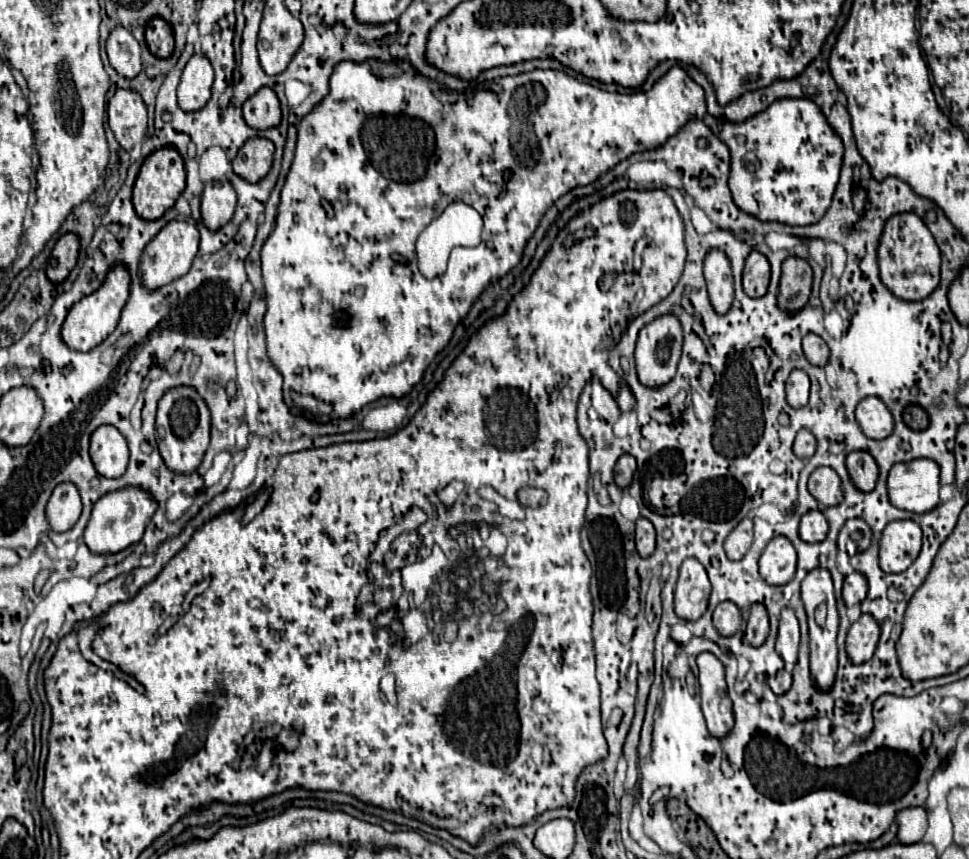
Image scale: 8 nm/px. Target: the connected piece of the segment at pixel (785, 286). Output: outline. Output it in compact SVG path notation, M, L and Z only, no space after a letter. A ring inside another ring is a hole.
M797 256L787 258L781 268L777 306L789 314L799 312L809 302L811 278L813 272L807 260L801 260Z

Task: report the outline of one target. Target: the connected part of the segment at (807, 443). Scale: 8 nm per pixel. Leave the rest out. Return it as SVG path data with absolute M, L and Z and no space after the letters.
M805 428L799 430L797 436L795 436L795 442L793 442L795 456L799 456L801 460L809 460L815 454L815 448L817 448L815 436L809 430L805 430Z

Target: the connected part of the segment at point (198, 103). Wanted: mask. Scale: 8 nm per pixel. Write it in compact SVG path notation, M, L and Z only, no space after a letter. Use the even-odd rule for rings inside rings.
M195 54L181 76L181 84L177 88L177 100L181 110L197 112L201 110L211 96L213 86L213 68L201 54Z

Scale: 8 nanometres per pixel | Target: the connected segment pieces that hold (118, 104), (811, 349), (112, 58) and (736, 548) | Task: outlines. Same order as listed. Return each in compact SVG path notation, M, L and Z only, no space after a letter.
M117 90L107 108L107 124L129 152L147 134L147 108L135 90Z
M807 334L803 338L803 354L813 366L825 366L829 360L829 346L817 334Z
M119 26L111 32L107 40L107 54L111 66L117 70L119 76L135 78L141 72L141 50L129 30Z
M745 518L725 540L725 552L729 560L741 560L753 542L753 522Z

